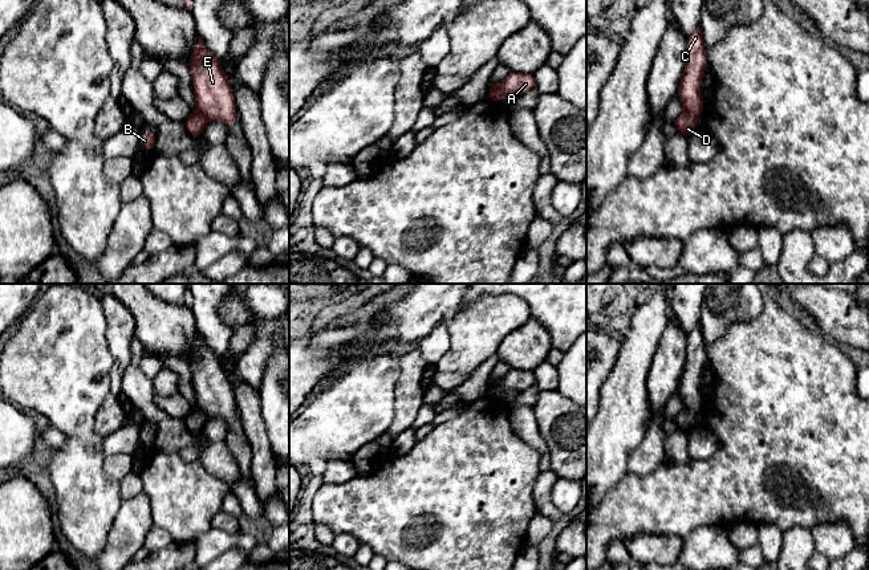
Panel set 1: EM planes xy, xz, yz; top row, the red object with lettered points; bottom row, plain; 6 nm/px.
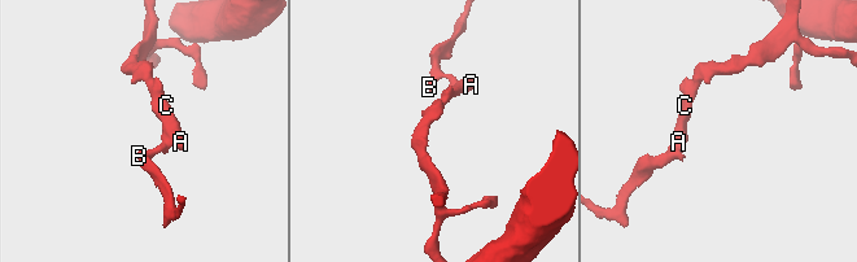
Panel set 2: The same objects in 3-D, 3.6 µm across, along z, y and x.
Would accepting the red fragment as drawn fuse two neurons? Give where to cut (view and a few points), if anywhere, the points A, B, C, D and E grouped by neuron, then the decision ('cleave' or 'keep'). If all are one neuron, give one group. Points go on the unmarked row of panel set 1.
yz (685, 408), (697, 414) | A C E / B D | cleave

